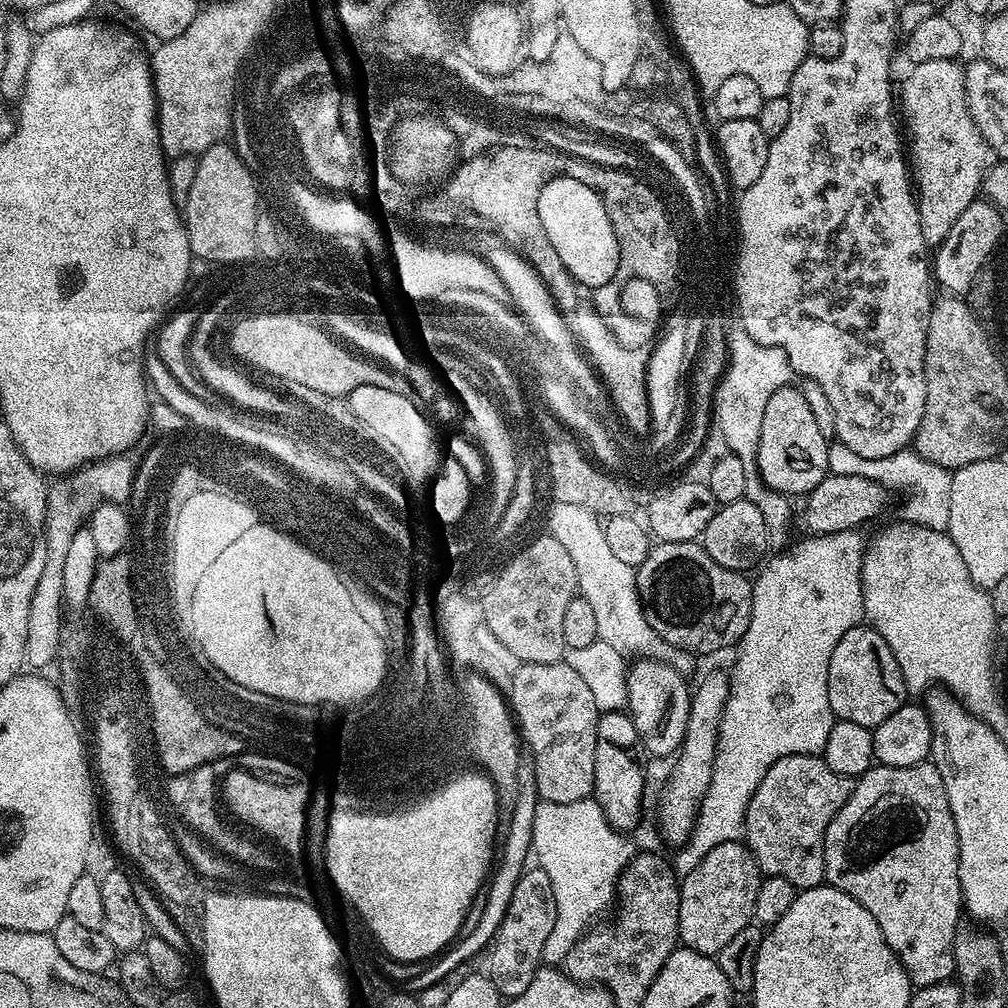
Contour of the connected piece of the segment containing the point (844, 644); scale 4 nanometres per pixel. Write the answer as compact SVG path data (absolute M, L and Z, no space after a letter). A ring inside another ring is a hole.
M857 626L846 630L830 654L830 674L828 675L830 710L836 720L858 722L858 726L874 729L894 710L909 703L910 693L898 670L894 650L886 646L886 638L871 626Z

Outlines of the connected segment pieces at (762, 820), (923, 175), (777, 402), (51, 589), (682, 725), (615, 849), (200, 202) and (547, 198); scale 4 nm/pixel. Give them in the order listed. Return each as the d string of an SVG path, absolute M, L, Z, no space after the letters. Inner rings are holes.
M794 754L774 762L754 790L746 812L744 835L764 876L785 876L797 890L818 888L824 879L826 830L850 798L853 777L843 776L824 761L823 755Z
M959 59L913 63L904 85L901 88L899 85L898 88L898 104L899 107L900 104L904 107L902 120L906 125L907 135L908 132L912 135L910 172L914 177L915 191L918 193L922 234L929 246L943 245L954 222L958 222L958 214L962 214L962 210L966 210L966 206L973 204L981 195L988 171L998 162L996 151L988 144L968 109L968 98L964 89L965 65L960 63Z
M795 386L778 390L766 407L762 422L761 442L758 452L758 467L766 484L774 491L789 497L803 497L816 489L828 471L829 437L824 437L820 420L812 404Z
M119 452L117 456L109 456L107 460L97 466L88 466L83 470L77 470L65 475L55 485L48 489L48 501L46 502L46 518L44 519L44 565L42 566L42 576L38 578L38 584L32 594L32 605L30 614L33 618L39 616L59 617L62 612L62 599L64 597L64 587L62 586L62 562L66 562L66 550L69 549L70 542L79 528L85 527L88 515L95 513L100 504L111 502L118 504L121 497L127 495L128 484L132 477L133 461L137 460L137 452Z
M640 658L637 661L628 669L626 711L638 730L645 753L675 757L686 738L693 693L684 681L685 673L667 659Z
M595 798L578 802L546 800L538 804L531 847L534 856L540 859L537 860L539 867L550 874L556 894L556 921L544 947L545 961L564 961L585 932L605 915L603 912L613 907L620 878L634 855L628 839L612 825L604 807Z
M221 142L200 153L196 161L194 182L190 182L190 190L182 201L182 223L184 233L188 236L189 252L200 253L200 256L227 260L246 256L255 214L256 212L252 207L252 190L233 145L228 142Z
M572 180L548 182L538 196L542 221L552 224L552 239L559 243L558 254L567 268L581 275L583 281L611 285L620 268L620 260L622 264L622 240L618 228L608 228L608 216L604 216L600 200L596 200L588 188L572 184Z

